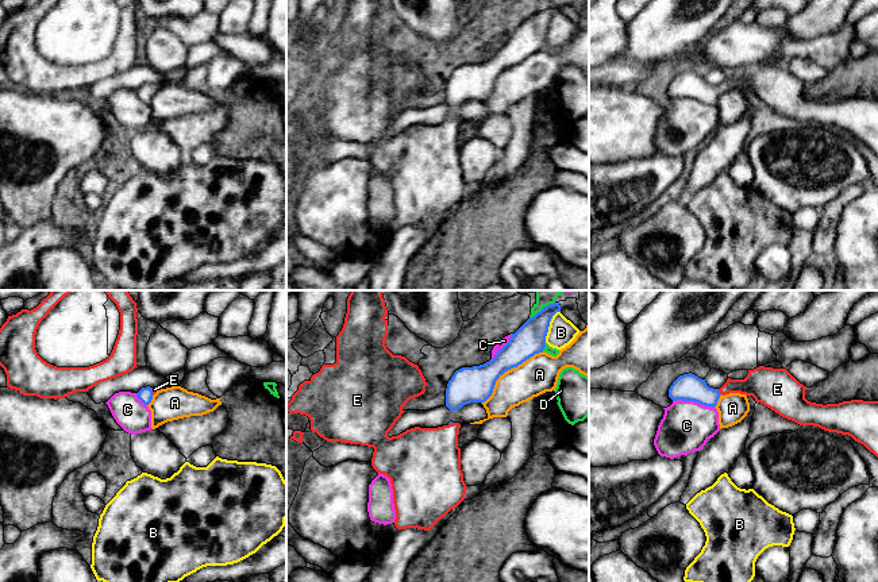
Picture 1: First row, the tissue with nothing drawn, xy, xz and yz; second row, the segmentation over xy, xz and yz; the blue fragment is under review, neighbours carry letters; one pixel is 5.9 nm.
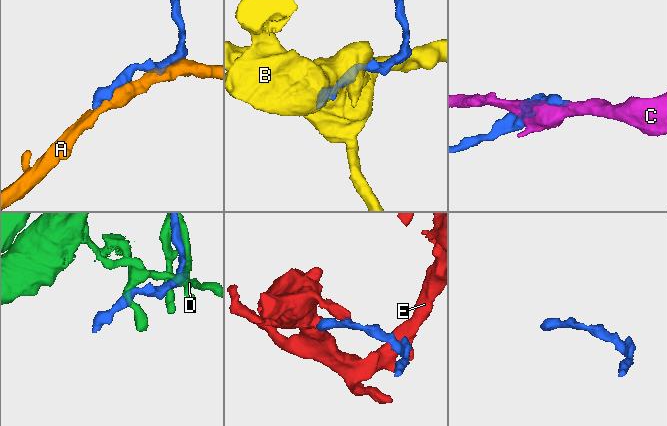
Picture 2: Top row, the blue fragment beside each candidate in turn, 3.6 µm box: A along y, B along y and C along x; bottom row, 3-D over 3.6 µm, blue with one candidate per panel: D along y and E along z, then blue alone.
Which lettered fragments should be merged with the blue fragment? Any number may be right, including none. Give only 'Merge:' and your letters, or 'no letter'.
Merge: E

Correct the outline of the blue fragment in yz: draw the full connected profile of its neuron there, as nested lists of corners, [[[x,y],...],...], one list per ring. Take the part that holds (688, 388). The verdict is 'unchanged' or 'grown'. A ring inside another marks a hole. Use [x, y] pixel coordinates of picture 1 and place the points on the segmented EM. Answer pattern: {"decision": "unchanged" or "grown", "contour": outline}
{"decision": "grown", "contour": [[[759,366],[754,370],[748,370],[744,379],[728,378],[720,389],[709,388],[705,379],[692,373],[679,375],[670,386],[669,397],[673,401],[694,401],[715,408],[721,394],[740,393],[752,396],[756,402],[763,404],[779,416],[800,425],[813,425],[828,432],[848,435],[878,458],[878,401],[851,400],[823,405],[808,401],[805,398],[805,390],[806,386],[800,383],[786,369]]]}

